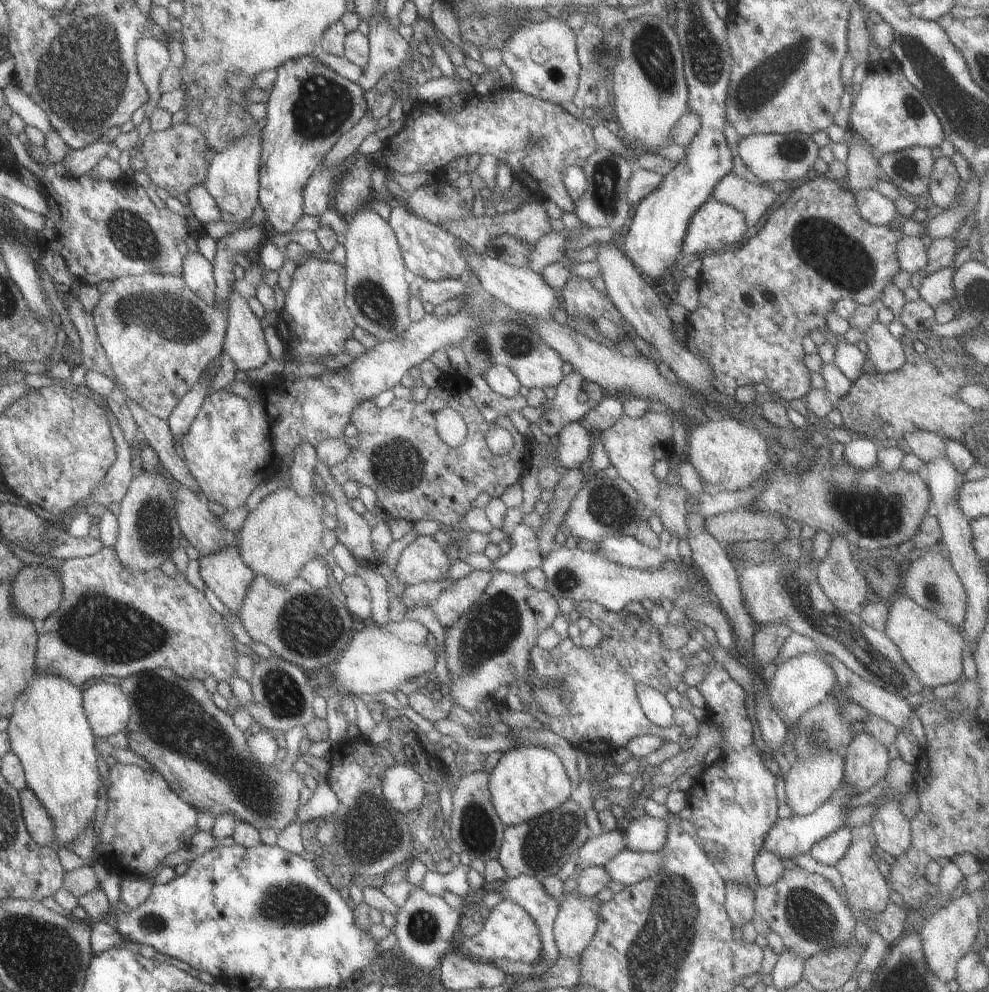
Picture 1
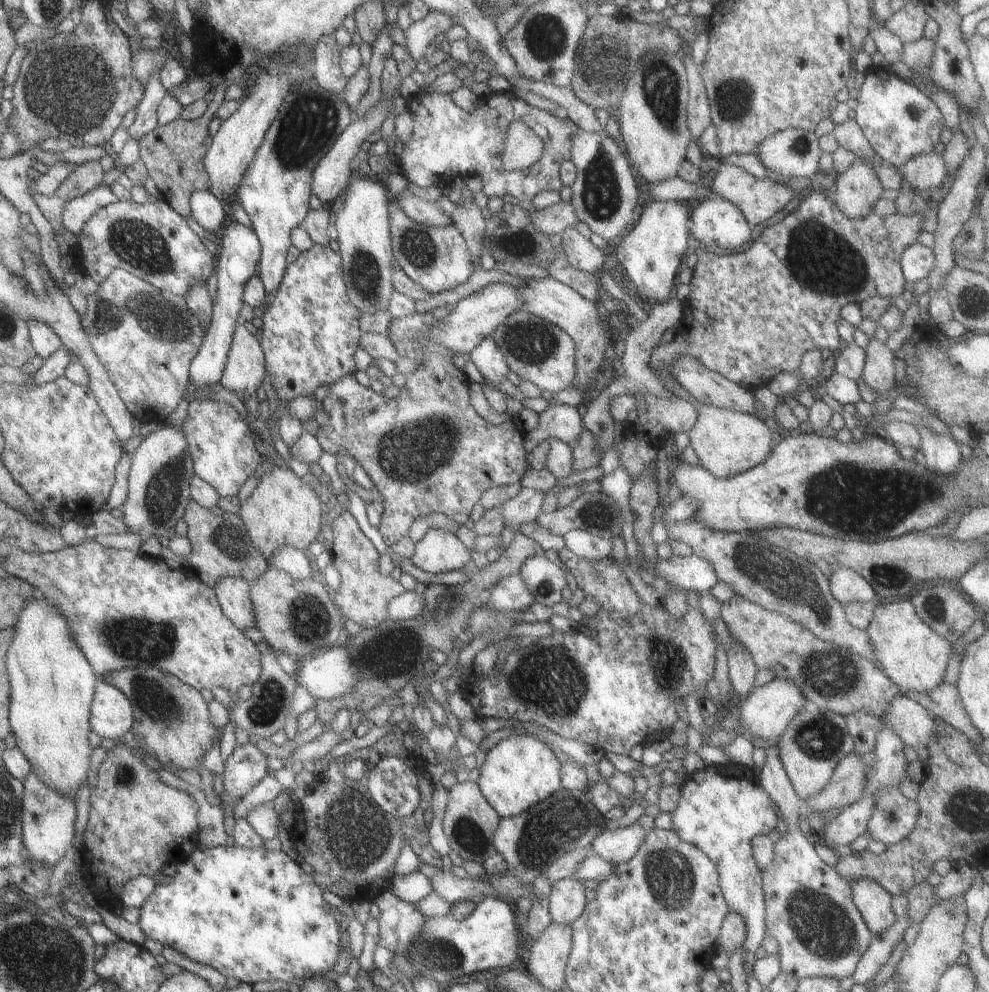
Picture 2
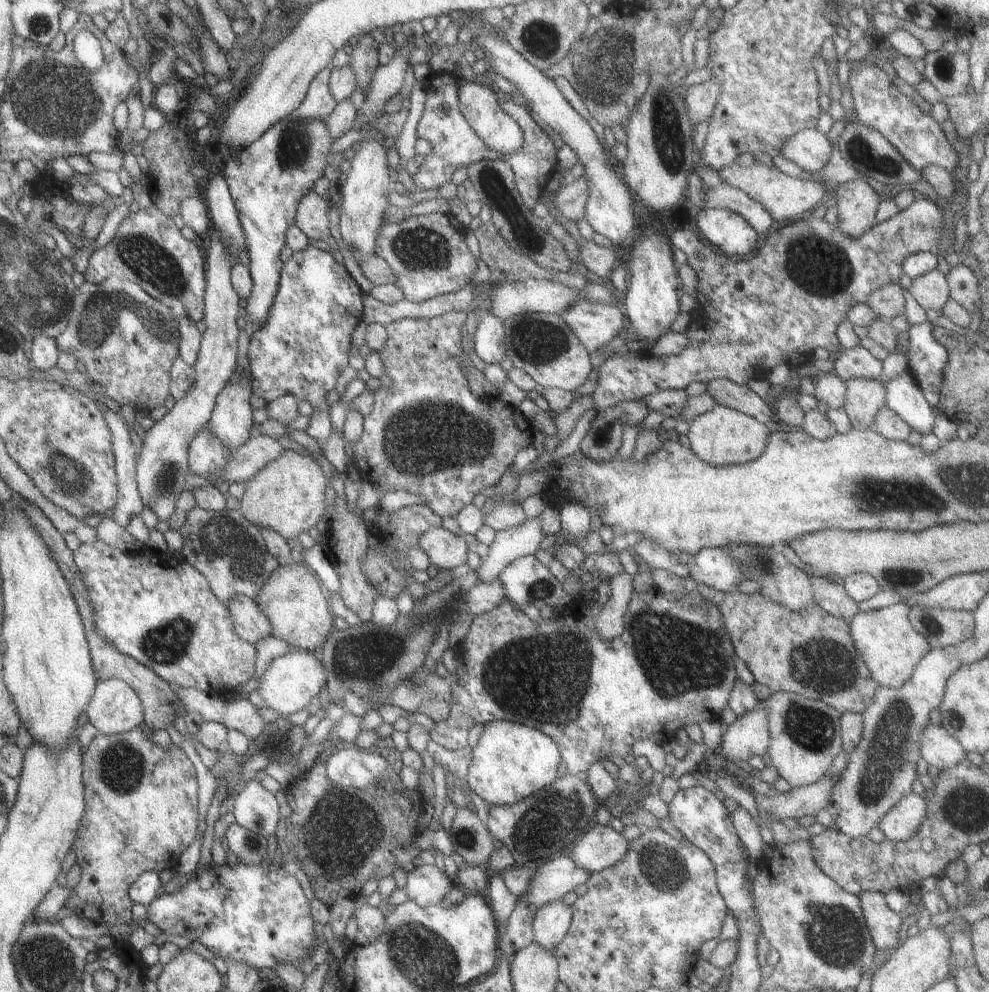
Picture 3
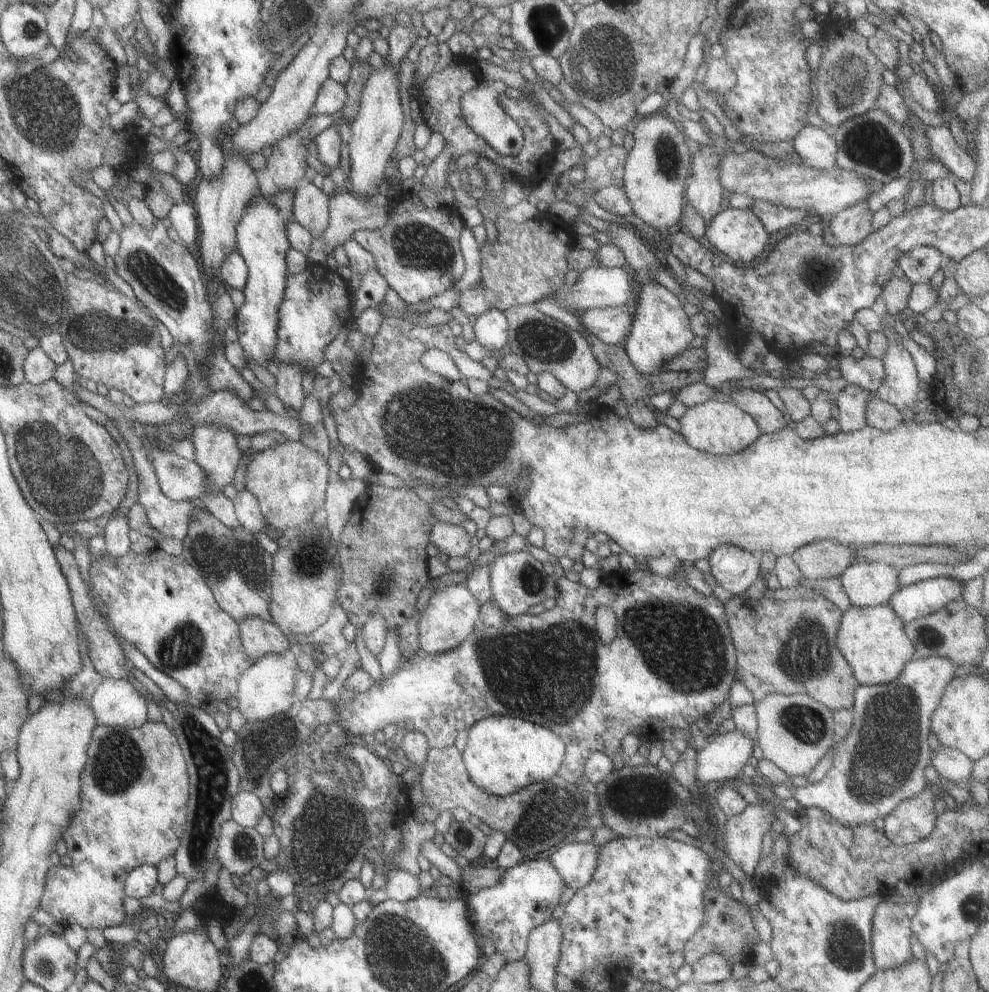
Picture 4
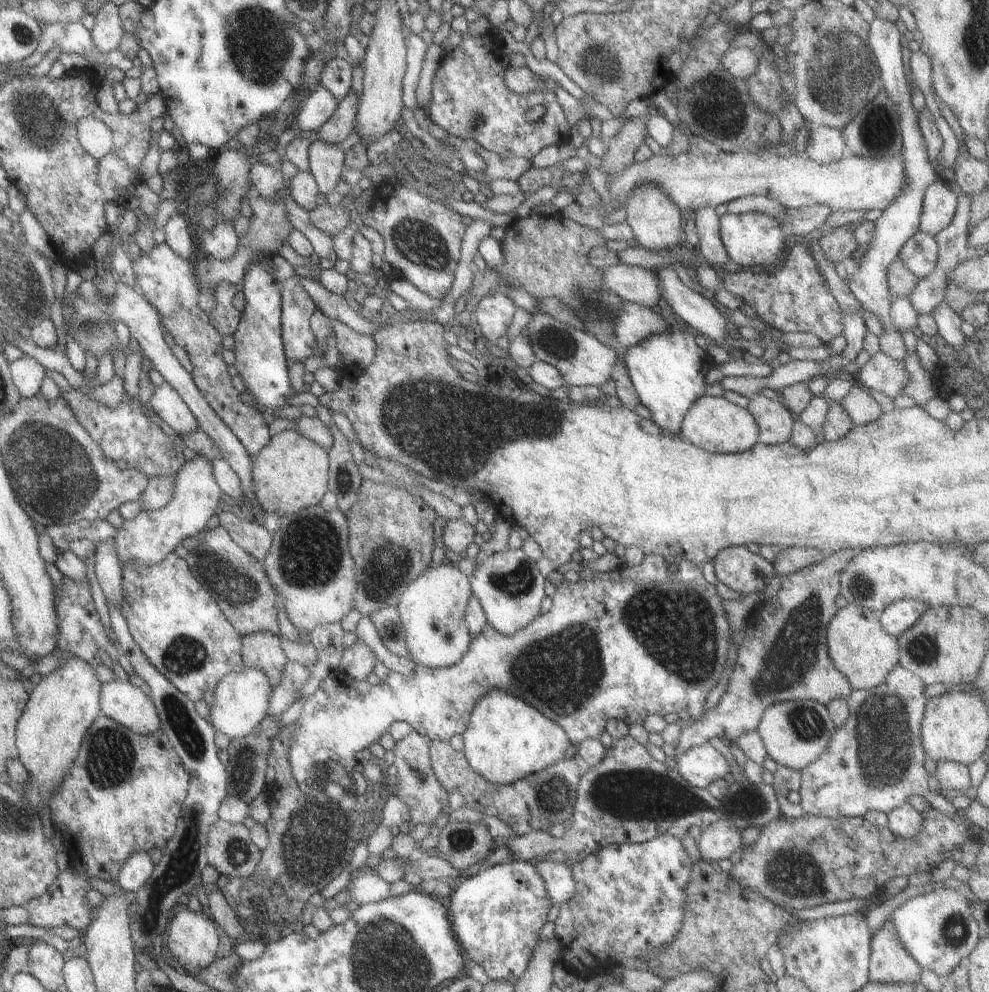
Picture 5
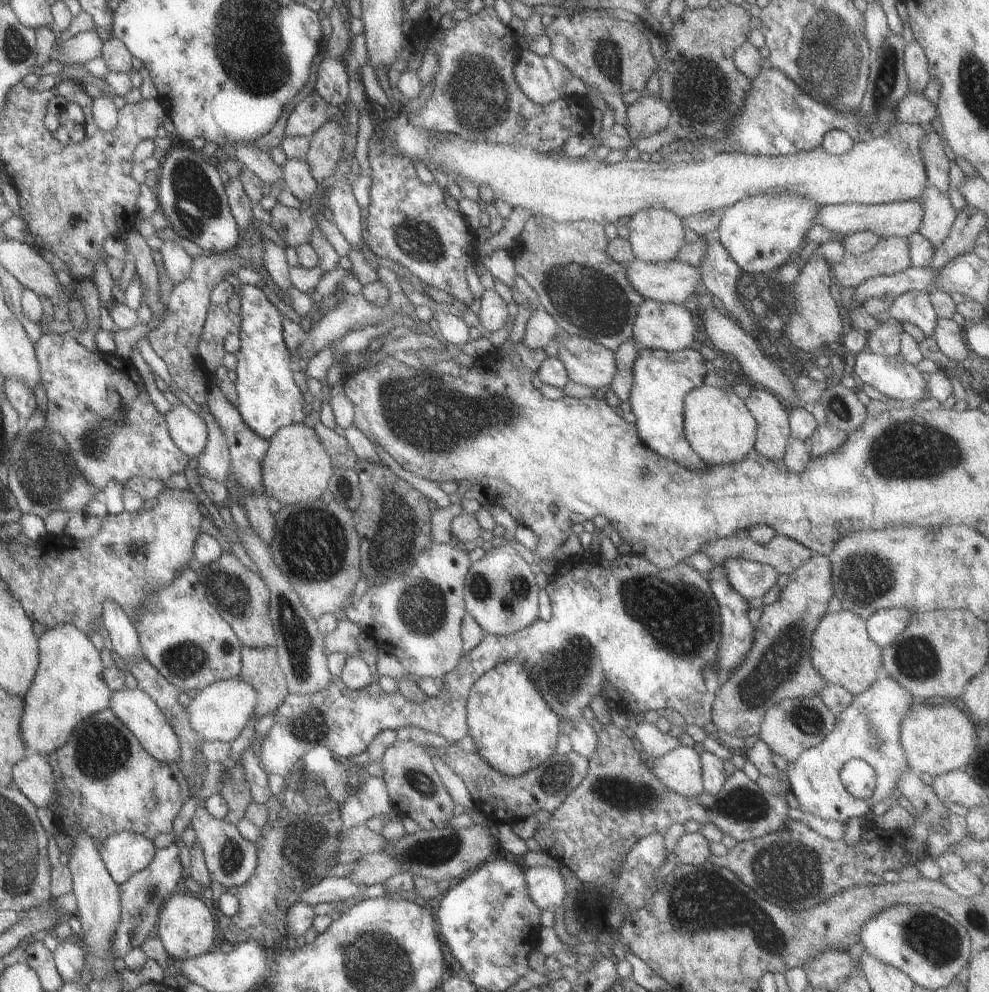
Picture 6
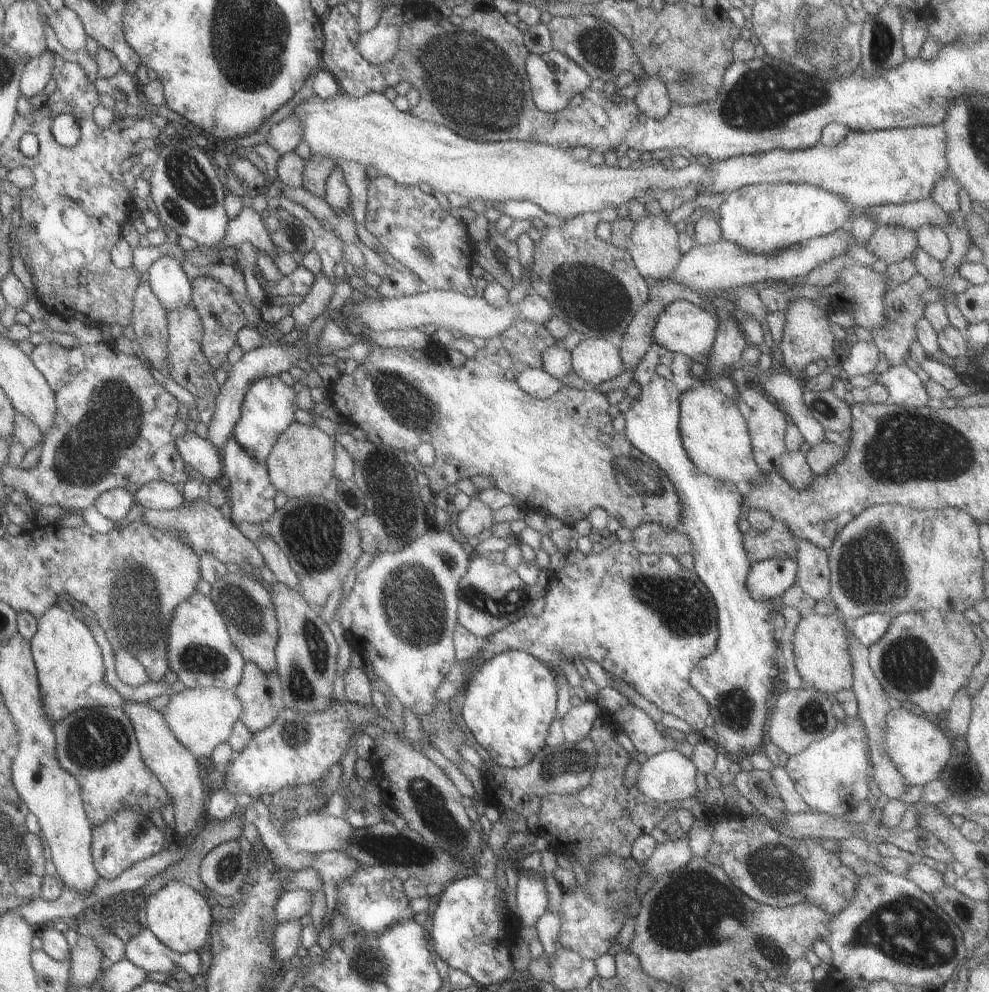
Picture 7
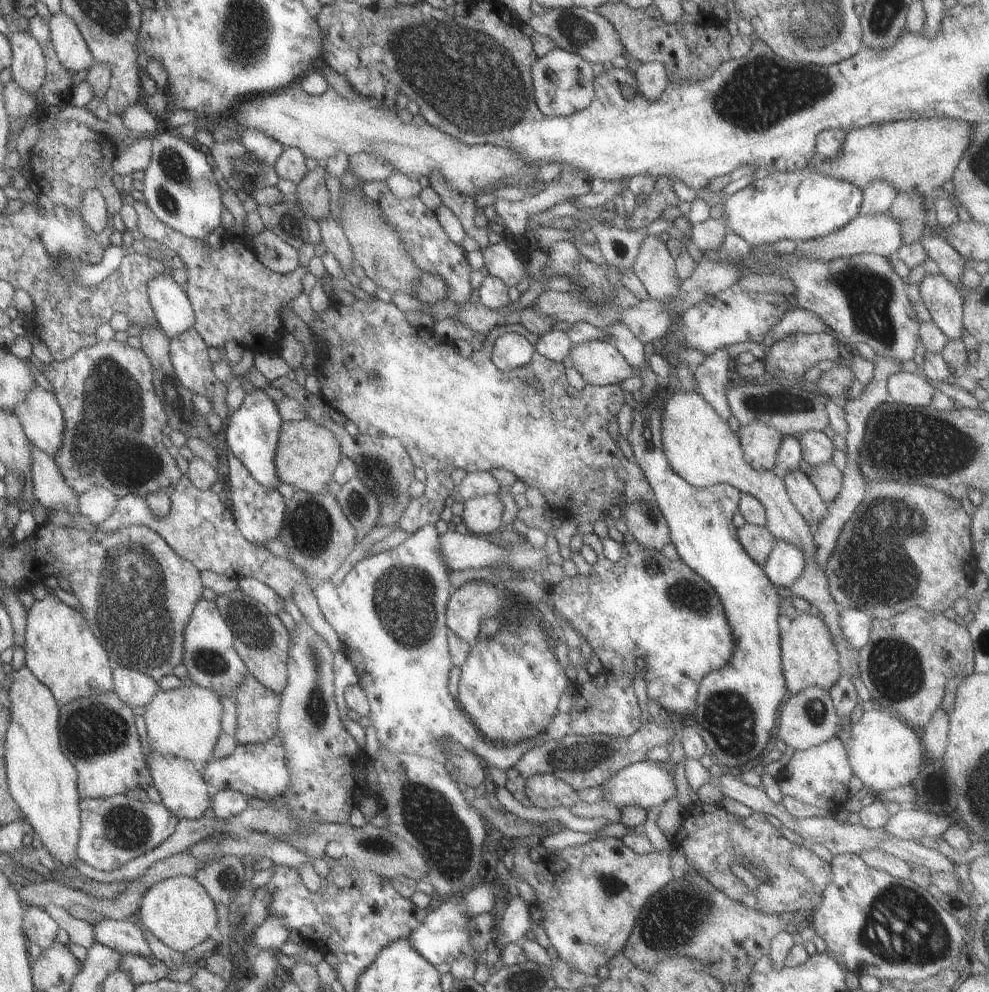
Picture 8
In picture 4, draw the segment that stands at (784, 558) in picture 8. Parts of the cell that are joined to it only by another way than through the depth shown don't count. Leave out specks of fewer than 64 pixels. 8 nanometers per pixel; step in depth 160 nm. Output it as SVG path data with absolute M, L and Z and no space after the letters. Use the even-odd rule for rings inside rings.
M722 545L707 556L709 572L716 586L734 595L743 594L759 576L759 559L755 553Z

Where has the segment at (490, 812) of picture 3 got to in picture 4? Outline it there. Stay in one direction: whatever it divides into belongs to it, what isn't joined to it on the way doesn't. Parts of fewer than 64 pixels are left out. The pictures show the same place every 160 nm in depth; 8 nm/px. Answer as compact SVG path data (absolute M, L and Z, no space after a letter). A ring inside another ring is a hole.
M453 745L428 749L421 772L423 805L435 810L453 811L462 808L470 816L476 816L481 823L492 830L499 830L505 841L513 842L523 854L523 861L538 858L567 841L581 827L585 818L585 798L580 796L577 784L562 780L558 775L527 784L512 794L494 796L479 790L467 776L462 753Z

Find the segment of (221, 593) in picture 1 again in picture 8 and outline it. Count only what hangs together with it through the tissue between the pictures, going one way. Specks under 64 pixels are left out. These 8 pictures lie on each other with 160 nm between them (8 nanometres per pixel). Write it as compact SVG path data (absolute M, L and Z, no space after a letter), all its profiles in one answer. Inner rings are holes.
M245 676L235 692L236 728L232 737L239 745L263 744L276 733L279 696Z

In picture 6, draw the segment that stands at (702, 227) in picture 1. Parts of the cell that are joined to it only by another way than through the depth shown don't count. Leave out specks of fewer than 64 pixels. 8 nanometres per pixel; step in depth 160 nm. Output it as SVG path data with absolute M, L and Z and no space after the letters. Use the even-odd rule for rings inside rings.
M761 193L743 197L731 205L727 205L718 211L717 226L714 235L720 245L727 251L731 260L743 270L743 272L757 273L771 272L778 270L788 263L799 251L801 251L804 236L813 226L815 213L818 213L819 205L804 199L803 197L793 197L779 193Z

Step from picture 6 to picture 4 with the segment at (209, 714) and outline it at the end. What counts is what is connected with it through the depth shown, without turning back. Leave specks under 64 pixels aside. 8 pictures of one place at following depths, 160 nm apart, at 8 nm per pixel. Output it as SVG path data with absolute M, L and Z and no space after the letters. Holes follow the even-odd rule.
M287 650L285 654L267 654L254 660L239 678L237 678L237 686L235 686L235 708L245 719L245 722L261 722L282 714L297 701L293 698L293 686L295 686L295 672L300 670L295 660L293 660L293 652Z

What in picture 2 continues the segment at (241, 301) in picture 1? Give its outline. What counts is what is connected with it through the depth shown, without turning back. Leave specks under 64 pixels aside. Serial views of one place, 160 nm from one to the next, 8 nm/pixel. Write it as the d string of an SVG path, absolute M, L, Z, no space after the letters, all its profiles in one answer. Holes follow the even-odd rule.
M241 320L236 323L219 382L223 388L236 395L255 394L266 372L259 341L258 336L242 325Z

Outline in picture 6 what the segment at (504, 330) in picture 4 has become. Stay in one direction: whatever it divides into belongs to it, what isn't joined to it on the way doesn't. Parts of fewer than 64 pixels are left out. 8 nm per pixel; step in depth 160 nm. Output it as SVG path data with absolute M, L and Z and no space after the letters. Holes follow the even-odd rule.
M486 289L479 298L479 329L493 332L507 321L507 305L495 289Z

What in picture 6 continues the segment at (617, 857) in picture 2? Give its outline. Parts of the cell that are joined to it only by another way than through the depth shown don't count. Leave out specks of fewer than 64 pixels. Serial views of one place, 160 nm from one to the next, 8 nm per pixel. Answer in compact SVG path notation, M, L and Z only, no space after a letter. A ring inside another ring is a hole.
M537 865L522 872L528 897L542 911L560 910L566 897L563 879L555 867Z

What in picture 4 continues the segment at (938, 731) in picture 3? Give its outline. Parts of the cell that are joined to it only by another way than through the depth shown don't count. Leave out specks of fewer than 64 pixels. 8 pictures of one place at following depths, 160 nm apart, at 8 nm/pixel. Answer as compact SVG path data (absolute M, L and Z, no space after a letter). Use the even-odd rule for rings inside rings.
M939 745L935 752L930 752L930 764L938 777L961 784L970 779L973 761L951 748Z

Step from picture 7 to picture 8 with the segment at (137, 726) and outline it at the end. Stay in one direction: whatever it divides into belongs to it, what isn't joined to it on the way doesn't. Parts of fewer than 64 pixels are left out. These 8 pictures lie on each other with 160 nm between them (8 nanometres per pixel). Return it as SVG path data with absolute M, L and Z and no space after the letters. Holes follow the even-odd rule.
M150 753L146 761L149 777L155 790L159 793L161 805L165 806L178 820L197 819L208 813L211 800L218 791L207 785L199 771L195 770L187 760Z

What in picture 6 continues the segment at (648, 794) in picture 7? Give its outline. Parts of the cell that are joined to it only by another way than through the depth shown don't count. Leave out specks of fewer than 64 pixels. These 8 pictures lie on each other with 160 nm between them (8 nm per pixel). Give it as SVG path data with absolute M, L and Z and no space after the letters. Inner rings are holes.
M680 745L656 759L649 759L648 769L666 789L690 797L702 791L699 747Z

